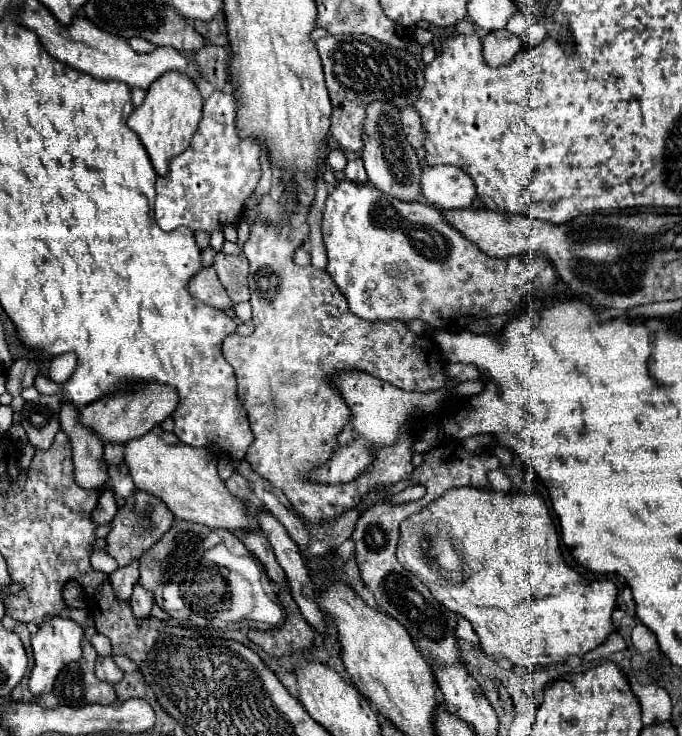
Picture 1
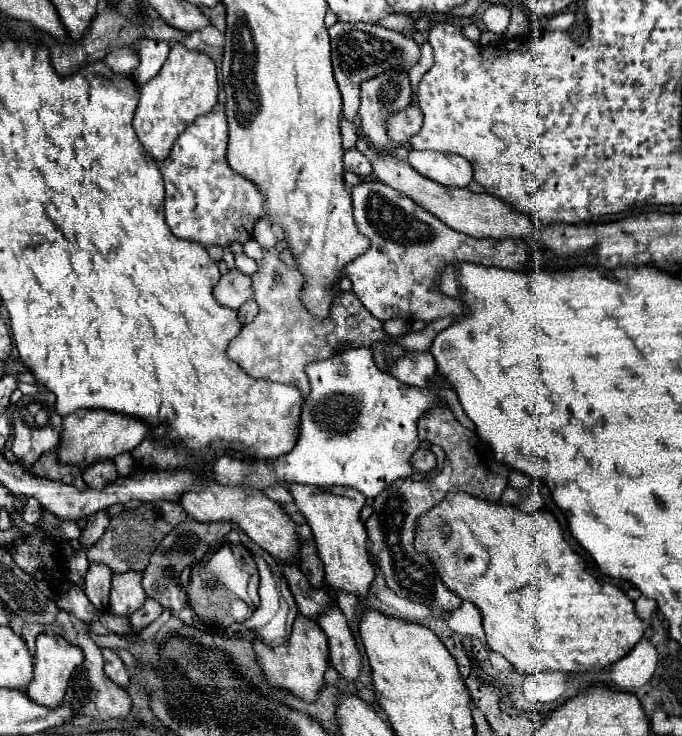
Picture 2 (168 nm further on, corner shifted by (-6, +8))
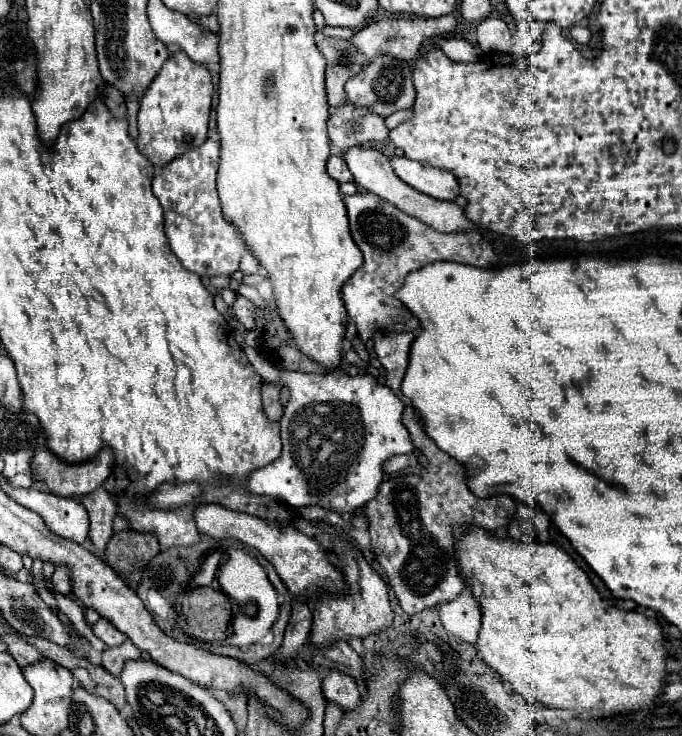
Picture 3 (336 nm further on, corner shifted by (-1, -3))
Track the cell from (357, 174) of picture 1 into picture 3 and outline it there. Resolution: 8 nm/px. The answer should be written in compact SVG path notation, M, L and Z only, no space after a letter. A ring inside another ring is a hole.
M330 156L326 162L326 172L330 178L334 178L336 182L354 182L350 170L346 168L346 162L340 156Z

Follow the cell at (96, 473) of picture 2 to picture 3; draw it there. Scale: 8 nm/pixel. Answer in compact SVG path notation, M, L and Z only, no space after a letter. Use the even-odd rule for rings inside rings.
M98 488L98 492L92 492L90 496L84 496L80 502L90 516L88 538L96 546L94 554L102 558L104 550L106 550L102 546L106 546L108 540L114 534L112 532L112 522L114 522L114 516L116 516L116 506L112 504L112 496L104 488Z

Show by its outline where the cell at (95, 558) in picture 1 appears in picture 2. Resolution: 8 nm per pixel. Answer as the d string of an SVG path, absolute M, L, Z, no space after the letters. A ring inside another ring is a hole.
M93 563L85 575L85 593L97 609L105 609L109 605L111 577L113 571L103 563Z

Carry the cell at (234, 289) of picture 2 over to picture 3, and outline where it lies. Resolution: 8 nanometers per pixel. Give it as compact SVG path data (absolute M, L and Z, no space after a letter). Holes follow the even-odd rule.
M238 294L232 310L234 310L236 318L238 318L242 324L246 324L246 328L254 328L254 324L256 324L256 306L254 306L248 298L244 298L244 296Z

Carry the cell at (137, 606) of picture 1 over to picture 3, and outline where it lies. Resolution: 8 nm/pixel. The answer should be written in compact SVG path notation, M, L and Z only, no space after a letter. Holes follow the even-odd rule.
M126 640L126 642L124 642L122 646L118 646L118 648L108 648L108 650L102 654L100 666L102 666L106 672L110 672L112 676L120 676L122 664L124 664L128 658L134 658L134 660L140 658L140 650L138 650L130 640Z

